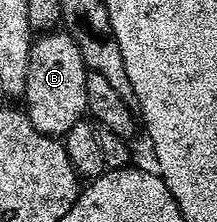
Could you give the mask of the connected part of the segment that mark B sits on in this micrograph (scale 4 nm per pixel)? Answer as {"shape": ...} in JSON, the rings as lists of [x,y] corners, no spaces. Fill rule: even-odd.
{"shape":[[[45,32],[32,39],[27,60],[23,109],[39,132],[63,136],[87,114],[87,67],[67,32]]]}

